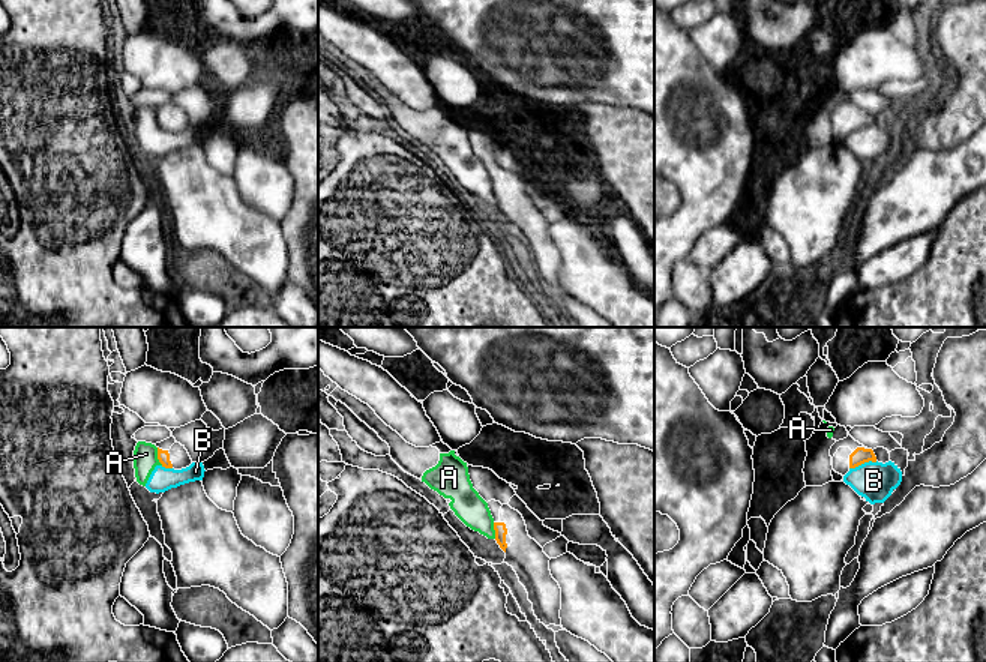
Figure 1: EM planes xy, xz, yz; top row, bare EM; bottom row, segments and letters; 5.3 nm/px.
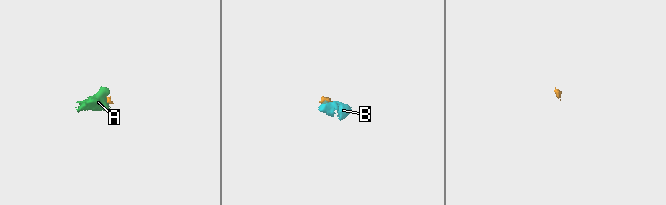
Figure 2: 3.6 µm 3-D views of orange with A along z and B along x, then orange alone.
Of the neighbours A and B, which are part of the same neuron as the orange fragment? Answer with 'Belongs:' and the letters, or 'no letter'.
Belongs: no letter

